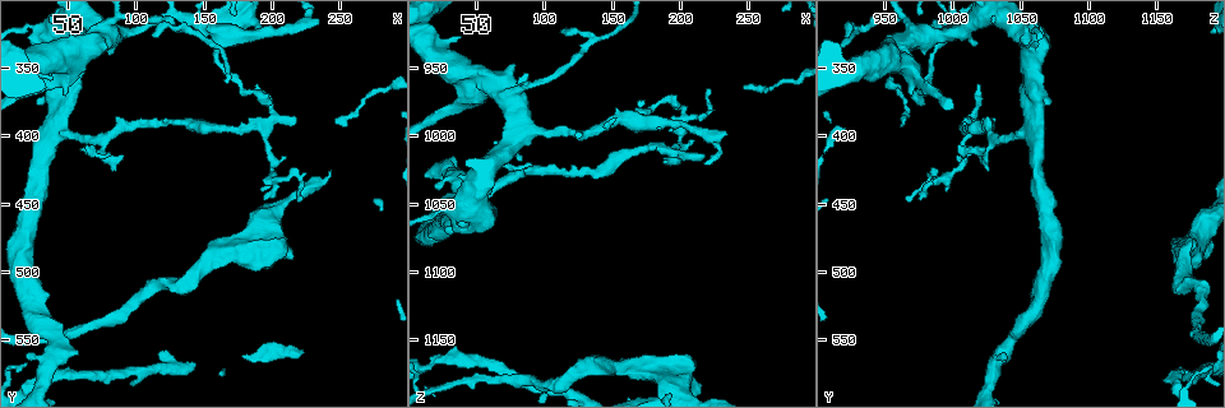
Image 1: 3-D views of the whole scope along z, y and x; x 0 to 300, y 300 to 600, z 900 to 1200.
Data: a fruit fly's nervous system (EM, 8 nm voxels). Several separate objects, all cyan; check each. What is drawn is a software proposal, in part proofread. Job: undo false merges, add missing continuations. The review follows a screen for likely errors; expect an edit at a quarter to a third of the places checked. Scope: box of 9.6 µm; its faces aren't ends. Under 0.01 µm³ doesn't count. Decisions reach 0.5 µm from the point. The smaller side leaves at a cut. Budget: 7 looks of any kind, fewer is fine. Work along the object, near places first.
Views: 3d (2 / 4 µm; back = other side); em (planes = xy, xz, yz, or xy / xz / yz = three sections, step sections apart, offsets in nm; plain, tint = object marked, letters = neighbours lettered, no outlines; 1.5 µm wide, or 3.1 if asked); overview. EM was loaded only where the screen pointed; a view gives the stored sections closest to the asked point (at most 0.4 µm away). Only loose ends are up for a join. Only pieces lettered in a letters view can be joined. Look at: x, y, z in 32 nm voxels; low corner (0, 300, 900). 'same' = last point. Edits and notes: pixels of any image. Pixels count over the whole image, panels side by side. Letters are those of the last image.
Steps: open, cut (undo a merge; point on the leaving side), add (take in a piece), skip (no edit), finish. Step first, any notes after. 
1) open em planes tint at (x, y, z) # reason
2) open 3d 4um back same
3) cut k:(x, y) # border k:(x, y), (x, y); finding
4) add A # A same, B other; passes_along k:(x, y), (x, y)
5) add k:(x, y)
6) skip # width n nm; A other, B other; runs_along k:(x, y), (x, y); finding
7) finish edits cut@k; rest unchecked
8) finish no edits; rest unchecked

open em planes letters at (190, 364, 1018) # tapers out

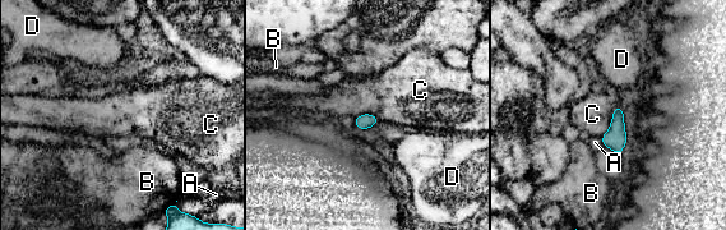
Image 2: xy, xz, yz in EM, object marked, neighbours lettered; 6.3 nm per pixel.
skip # width 100 nm; A other, B other, C other, D other; border 2:(614, 106), (610, 127), (601, 138); none of them fits

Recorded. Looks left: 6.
open em xy step 8 letters at (114, 328, 926) # an open end

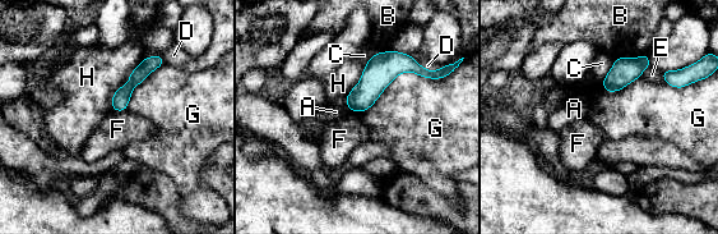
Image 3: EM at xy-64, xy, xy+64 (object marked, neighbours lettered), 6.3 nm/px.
open em planes letters same

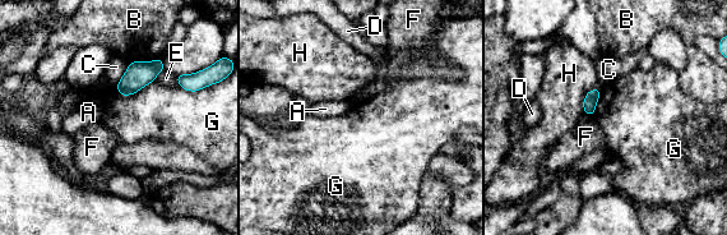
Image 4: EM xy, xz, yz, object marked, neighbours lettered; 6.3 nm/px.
skip # A other, B other, C other, D other, E other, F other, G other, H other; border 4:(153, 81), (130, 95), (115, 86); no lettered piece goes on from it

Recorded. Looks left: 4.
open em planes tint at (48, 398, 1050) # sharp bend

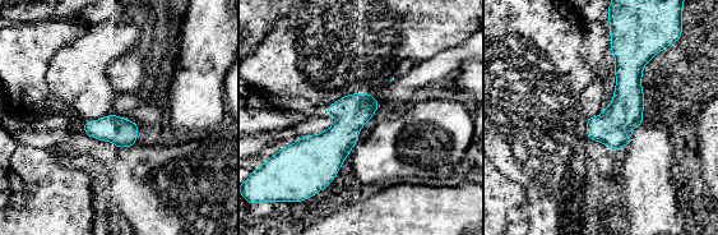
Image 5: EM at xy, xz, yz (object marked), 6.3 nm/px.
open em planes letters same # see the neighbours

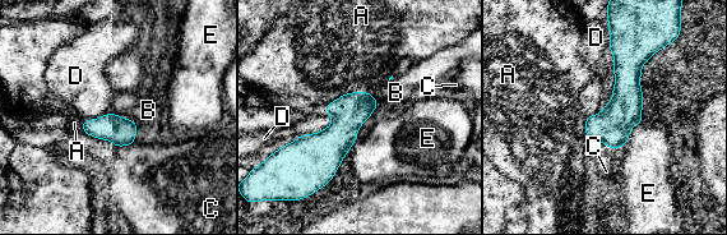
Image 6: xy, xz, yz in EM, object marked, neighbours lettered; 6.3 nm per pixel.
skip # width 180 nm; A other, B other, C other, D other, E other; border 6:(602, 109), (587, 116); continuous, no second cell

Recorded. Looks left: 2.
finish no edits; rest unchecked

